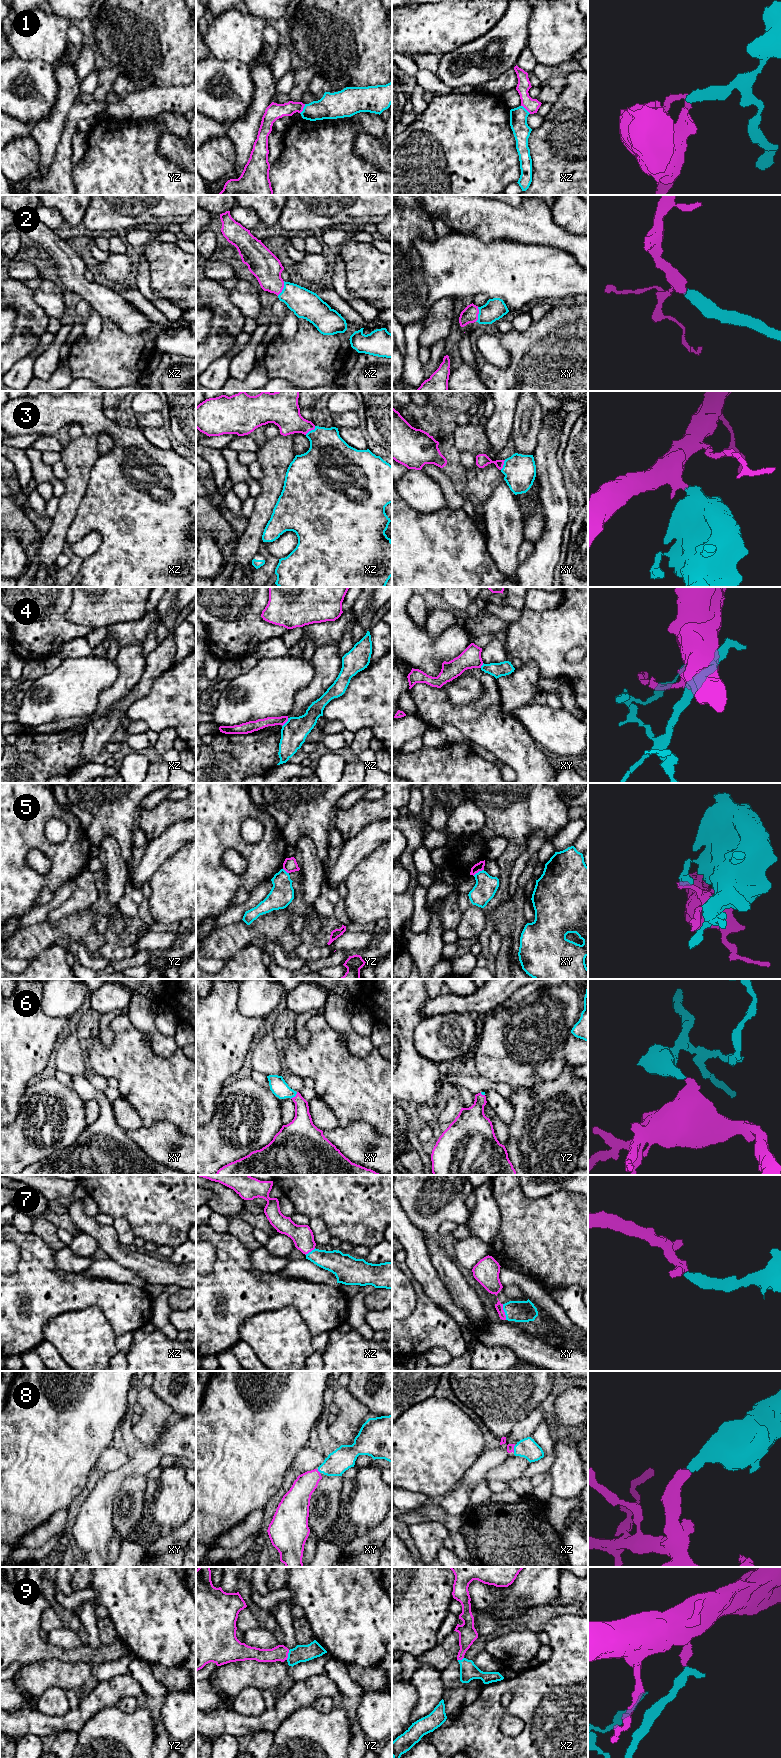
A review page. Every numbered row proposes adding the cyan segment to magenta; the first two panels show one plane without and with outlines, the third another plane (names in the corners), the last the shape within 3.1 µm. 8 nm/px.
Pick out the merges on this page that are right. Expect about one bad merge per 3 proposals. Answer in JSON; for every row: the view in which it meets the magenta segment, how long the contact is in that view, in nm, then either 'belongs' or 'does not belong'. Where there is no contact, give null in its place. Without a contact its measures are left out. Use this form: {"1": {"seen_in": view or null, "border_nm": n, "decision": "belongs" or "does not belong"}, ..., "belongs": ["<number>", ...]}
{"1": {"seen_in": "yz", "border_nm": 90, "decision": "does not belong"}, "2": {"seen_in": "xz", "border_nm": 130, "decision": "belongs"}, "3": {"seen_in": "xz", "border_nm": 110, "decision": "belongs"}, "4": {"seen_in": "xz", "border_nm": 90, "decision": "does not belong"}, "5": {"seen_in": "xy", "border_nm": 100, "decision": "does not belong"}, "6": {"seen_in": "xy", "border_nm": 80, "decision": "belongs"}, "7": {"seen_in": "xy", "border_nm": 130, "decision": "belongs"}, "8": {"seen_in": "xz", "border_nm": 70, "decision": "belongs"}, "9": {"seen_in": "yz", "border_nm": 80, "decision": "belongs"}, "belongs": ["2", "3", "6", "7", "8", "9"]}

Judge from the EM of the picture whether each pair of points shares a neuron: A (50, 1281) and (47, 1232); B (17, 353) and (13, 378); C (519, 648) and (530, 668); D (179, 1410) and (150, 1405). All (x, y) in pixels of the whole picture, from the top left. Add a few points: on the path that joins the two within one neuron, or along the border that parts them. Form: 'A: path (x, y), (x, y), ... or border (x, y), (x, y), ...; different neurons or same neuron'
A: border (31, 1232), (38, 1235), (55, 1250); different neurons
B: border (30, 352), (20, 358), (10, 369); different neurons
C: border (523, 663), (533, 661), (538, 667), (539, 678); different neurons
D: border (155, 1393), (171, 1408), (174, 1417); different neurons

